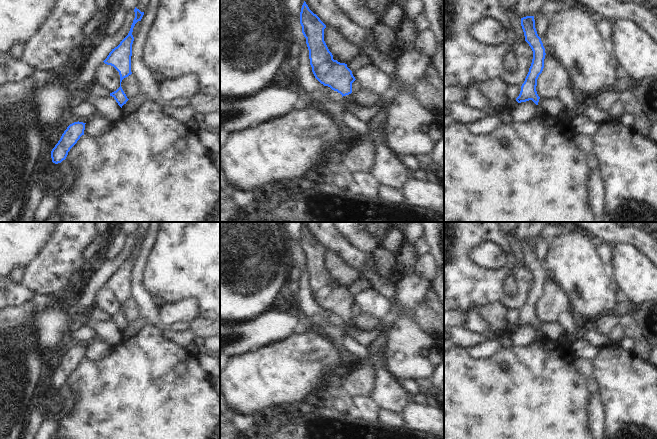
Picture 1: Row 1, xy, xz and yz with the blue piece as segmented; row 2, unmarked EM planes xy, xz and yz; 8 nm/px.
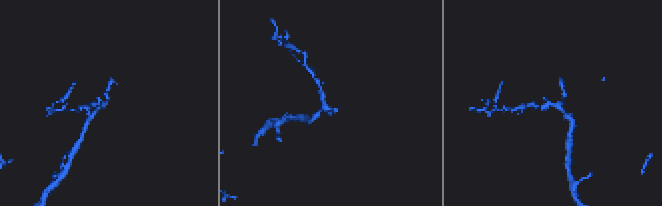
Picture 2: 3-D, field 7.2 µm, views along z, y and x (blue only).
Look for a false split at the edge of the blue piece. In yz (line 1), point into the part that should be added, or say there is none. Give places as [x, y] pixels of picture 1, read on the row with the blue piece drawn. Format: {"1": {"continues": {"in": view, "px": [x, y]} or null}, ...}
{"1": {"continues": {"in": "yz", "px": [553, 106]}}}

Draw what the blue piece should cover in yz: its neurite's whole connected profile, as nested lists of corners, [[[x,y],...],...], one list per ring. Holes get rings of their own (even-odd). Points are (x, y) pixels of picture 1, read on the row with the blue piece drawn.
[[[534,16],[521,18],[521,26],[524,32],[525,41],[533,51],[533,59],[516,101],[521,103],[532,100],[536,105],[541,105],[544,112],[548,115],[559,117],[562,112],[567,110],[563,101],[558,97],[540,98],[536,91],[537,79],[543,71],[546,53],[541,38],[538,36],[535,28]]]

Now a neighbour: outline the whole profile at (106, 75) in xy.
[[[102,62],[96,69],[93,83],[99,83],[112,93],[120,87],[119,72],[113,66]]]

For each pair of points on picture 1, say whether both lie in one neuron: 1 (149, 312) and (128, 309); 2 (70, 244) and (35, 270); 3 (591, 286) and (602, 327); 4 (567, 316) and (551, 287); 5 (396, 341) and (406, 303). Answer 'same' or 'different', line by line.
1: different
2: same
3: different
4: different
5: different

